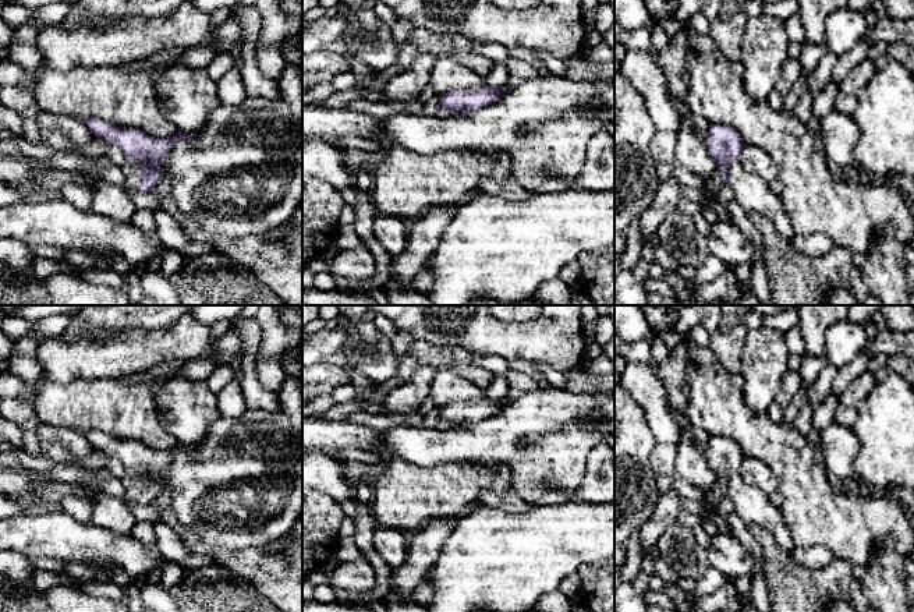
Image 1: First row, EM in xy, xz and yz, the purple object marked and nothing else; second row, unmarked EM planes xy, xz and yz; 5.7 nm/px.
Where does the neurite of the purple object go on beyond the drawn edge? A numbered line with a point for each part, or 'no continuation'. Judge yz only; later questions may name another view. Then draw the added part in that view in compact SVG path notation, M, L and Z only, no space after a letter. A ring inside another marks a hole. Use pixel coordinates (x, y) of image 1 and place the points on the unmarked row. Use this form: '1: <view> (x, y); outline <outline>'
1: yz (750, 503); outline M738 471L730 474L727 496L734 512L748 524L766 528L789 552L796 546L782 509L775 507L758 488L747 485Z

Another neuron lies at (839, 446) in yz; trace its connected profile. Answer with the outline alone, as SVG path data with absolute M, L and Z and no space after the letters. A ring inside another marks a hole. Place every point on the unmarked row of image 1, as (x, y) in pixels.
M836 421L818 432L821 439L819 454L825 470L851 485L853 463L860 452L858 438L851 428L839 425Z

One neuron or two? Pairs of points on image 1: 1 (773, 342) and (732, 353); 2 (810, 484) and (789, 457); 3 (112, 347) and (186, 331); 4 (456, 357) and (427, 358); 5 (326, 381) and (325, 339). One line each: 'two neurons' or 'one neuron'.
1: two neurons
2: one neuron
3: one neuron
4: one neuron
5: two neurons

